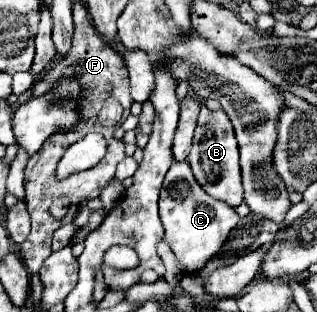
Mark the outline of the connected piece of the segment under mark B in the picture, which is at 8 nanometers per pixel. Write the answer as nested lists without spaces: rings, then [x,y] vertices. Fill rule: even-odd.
[[[204,104],[200,108],[200,116],[198,116],[198,126],[194,132],[194,144],[192,144],[192,152],[188,156],[188,162],[192,166],[194,178],[198,180],[198,184],[212,196],[218,200],[224,200],[230,206],[238,206],[242,202],[242,180],[240,180],[240,164],[238,164],[238,142],[236,142],[236,134],[234,128],[230,124],[228,114],[220,108],[220,110],[208,110]]]

